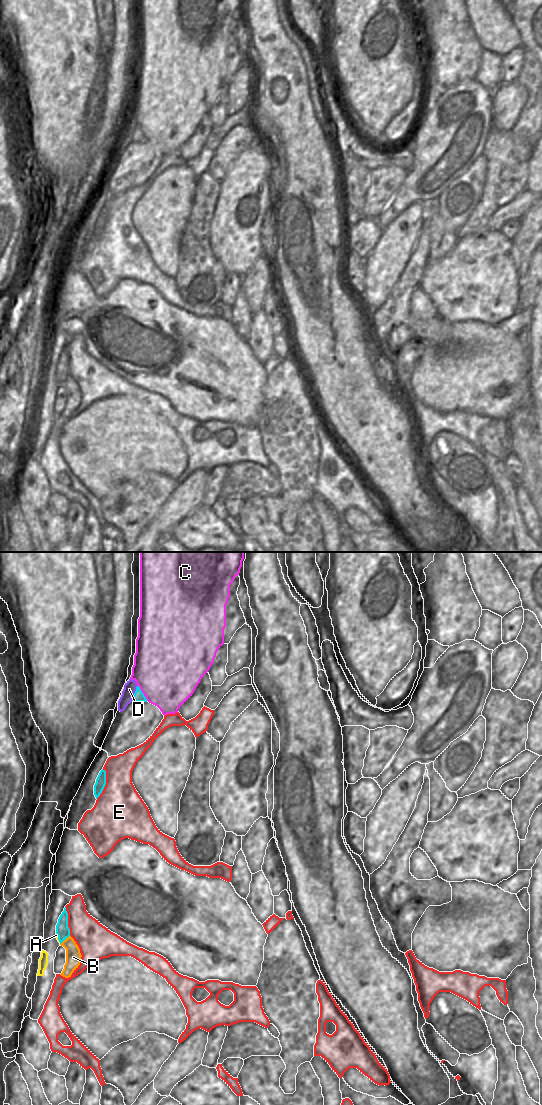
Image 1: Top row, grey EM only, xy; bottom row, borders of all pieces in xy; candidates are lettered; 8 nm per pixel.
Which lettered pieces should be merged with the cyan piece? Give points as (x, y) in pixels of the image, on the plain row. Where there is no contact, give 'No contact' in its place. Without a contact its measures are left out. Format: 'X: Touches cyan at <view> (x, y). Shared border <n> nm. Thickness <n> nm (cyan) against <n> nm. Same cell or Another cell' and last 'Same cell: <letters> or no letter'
A: Touches cyan at xy (58, 379). Shared border 70 nm. Thickness 110 nm (cyan) against 20 nm. Same cell
B: Touches cyan at xy (64, 379). Shared border 110 nm. Thickness 110 nm (cyan) against 120 nm. Another cell
C: Touches cyan at xy (142, 133). Shared border 150 nm. Thickness 90 nm (cyan) against 480 nm. Another cell
D: Touches cyan at xy (134, 133). Shared border 140 nm. Thickness 90 nm (cyan) against 100 nm. Another cell
E: Touches cyan at xy (105, 224). Shared border 240 nm. Thickness 80 nm (cyan) against 400 nm. Another cell
Same cell: A

